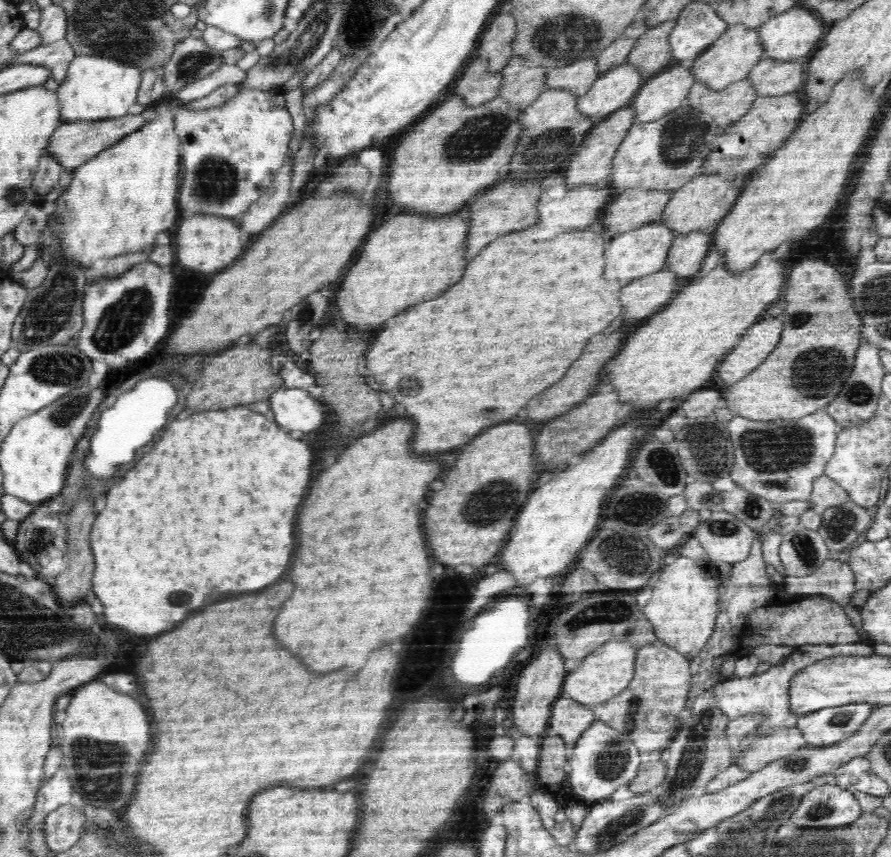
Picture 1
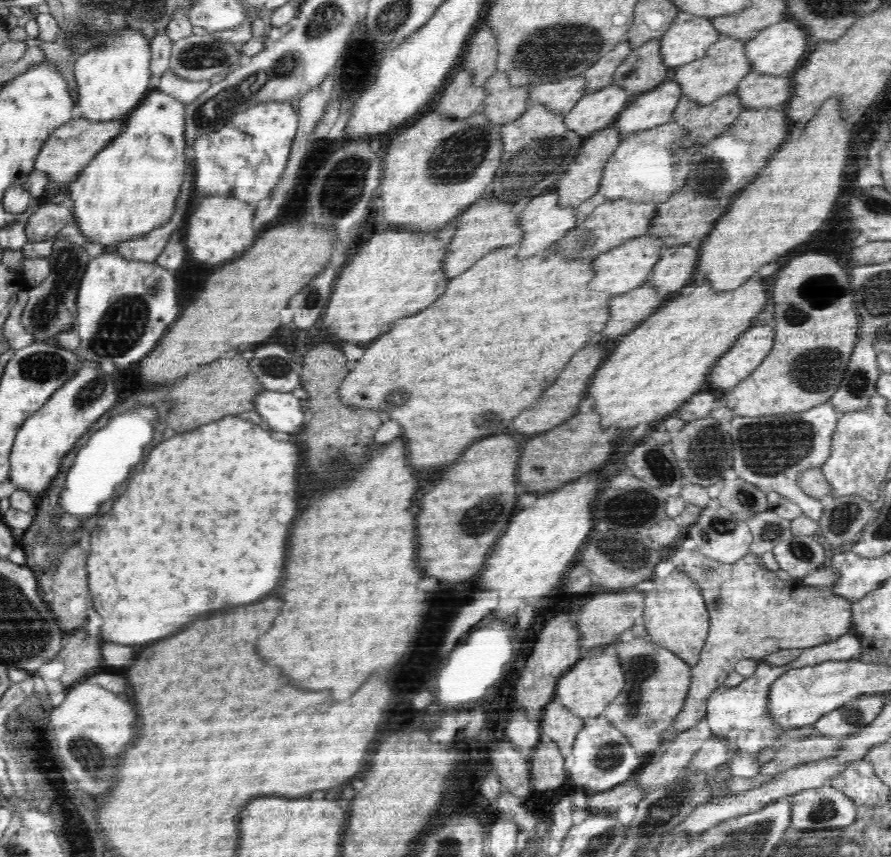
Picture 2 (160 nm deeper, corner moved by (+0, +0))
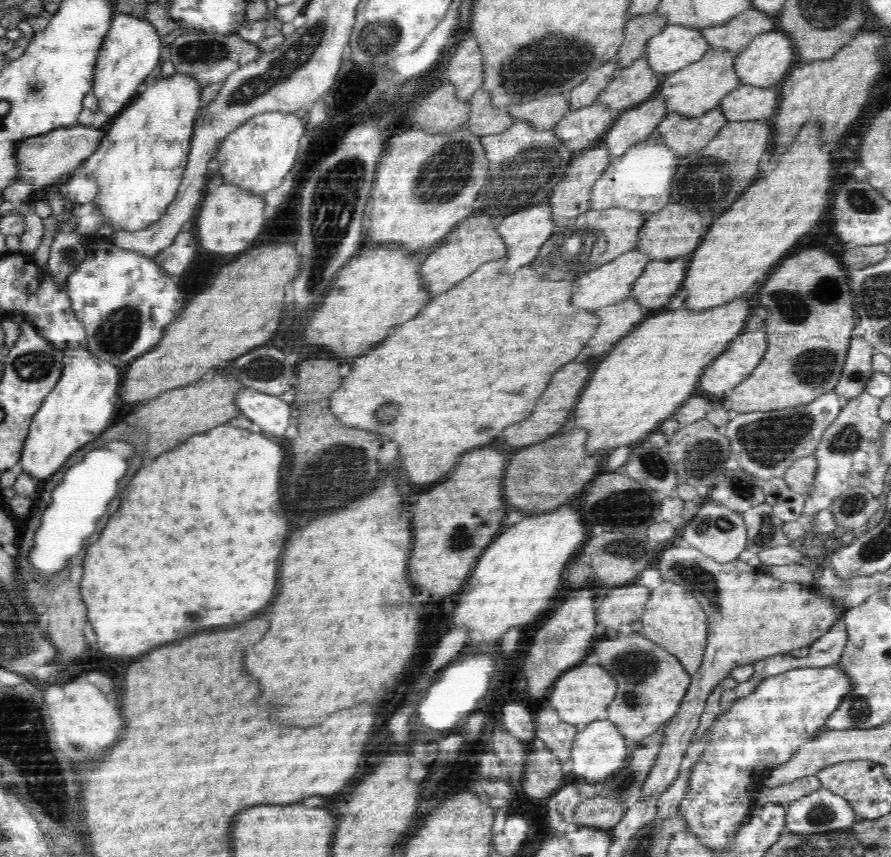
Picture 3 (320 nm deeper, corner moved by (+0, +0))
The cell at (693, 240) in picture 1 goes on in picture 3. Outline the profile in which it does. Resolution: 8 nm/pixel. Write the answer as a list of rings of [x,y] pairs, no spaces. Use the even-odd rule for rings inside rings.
[[[690,254],[671,260],[650,261],[632,285],[628,297],[648,312],[665,309],[683,285],[689,260]]]

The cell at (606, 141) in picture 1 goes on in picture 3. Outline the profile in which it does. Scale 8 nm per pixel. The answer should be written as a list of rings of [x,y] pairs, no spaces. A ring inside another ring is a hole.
[[[600,142],[592,149],[575,154],[564,171],[562,180],[554,187],[552,194],[547,200],[552,209],[552,218],[562,223],[584,214],[590,208],[591,190],[594,183],[600,178],[612,159],[603,142]]]

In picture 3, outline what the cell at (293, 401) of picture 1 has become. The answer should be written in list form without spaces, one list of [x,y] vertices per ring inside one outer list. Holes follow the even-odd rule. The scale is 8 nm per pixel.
[[[244,388],[233,399],[240,414],[258,425],[262,434],[285,434],[289,425],[295,421],[292,404],[277,396]]]

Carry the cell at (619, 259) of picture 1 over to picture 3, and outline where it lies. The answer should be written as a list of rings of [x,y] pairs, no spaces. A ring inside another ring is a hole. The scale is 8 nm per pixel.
[[[634,248],[630,250],[630,252],[620,254],[620,256],[614,258],[612,262],[608,262],[608,264],[604,264],[604,266],[600,266],[600,268],[590,270],[590,274],[584,274],[584,276],[578,278],[578,290],[572,294],[570,304],[572,304],[574,308],[598,310],[598,308],[602,308],[602,306],[610,306],[622,302],[622,300],[629,296],[632,285],[650,261],[649,256],[642,254]]]

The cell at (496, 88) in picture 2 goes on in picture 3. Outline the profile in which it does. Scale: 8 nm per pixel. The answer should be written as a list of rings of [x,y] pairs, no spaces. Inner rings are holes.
[[[480,88],[474,92],[469,99],[470,114],[464,124],[474,136],[486,136],[490,134],[500,134],[508,130],[513,118],[507,113],[508,106],[496,108],[491,101],[491,96],[487,90]]]

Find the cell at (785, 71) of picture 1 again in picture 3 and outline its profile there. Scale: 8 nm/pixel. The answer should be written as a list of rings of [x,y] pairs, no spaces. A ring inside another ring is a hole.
[[[742,84],[729,92],[720,102],[719,108],[727,122],[770,120],[777,112],[778,86],[758,88]]]

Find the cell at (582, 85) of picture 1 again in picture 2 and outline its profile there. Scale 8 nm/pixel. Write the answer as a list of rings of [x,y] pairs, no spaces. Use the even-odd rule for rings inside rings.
[[[580,75],[560,82],[536,85],[528,93],[529,106],[543,104],[554,114],[567,114],[585,94],[585,77]]]

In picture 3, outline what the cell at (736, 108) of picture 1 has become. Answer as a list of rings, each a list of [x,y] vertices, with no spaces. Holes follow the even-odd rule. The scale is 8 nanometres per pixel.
[[[719,107],[696,118],[686,118],[677,112],[670,112],[660,121],[655,133],[683,158],[702,150],[726,123]]]

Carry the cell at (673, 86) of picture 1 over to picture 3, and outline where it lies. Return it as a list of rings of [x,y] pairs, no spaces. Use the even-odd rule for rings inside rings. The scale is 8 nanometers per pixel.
[[[655,95],[621,113],[601,142],[613,159],[620,158],[630,146],[648,140],[667,113],[663,98]]]

